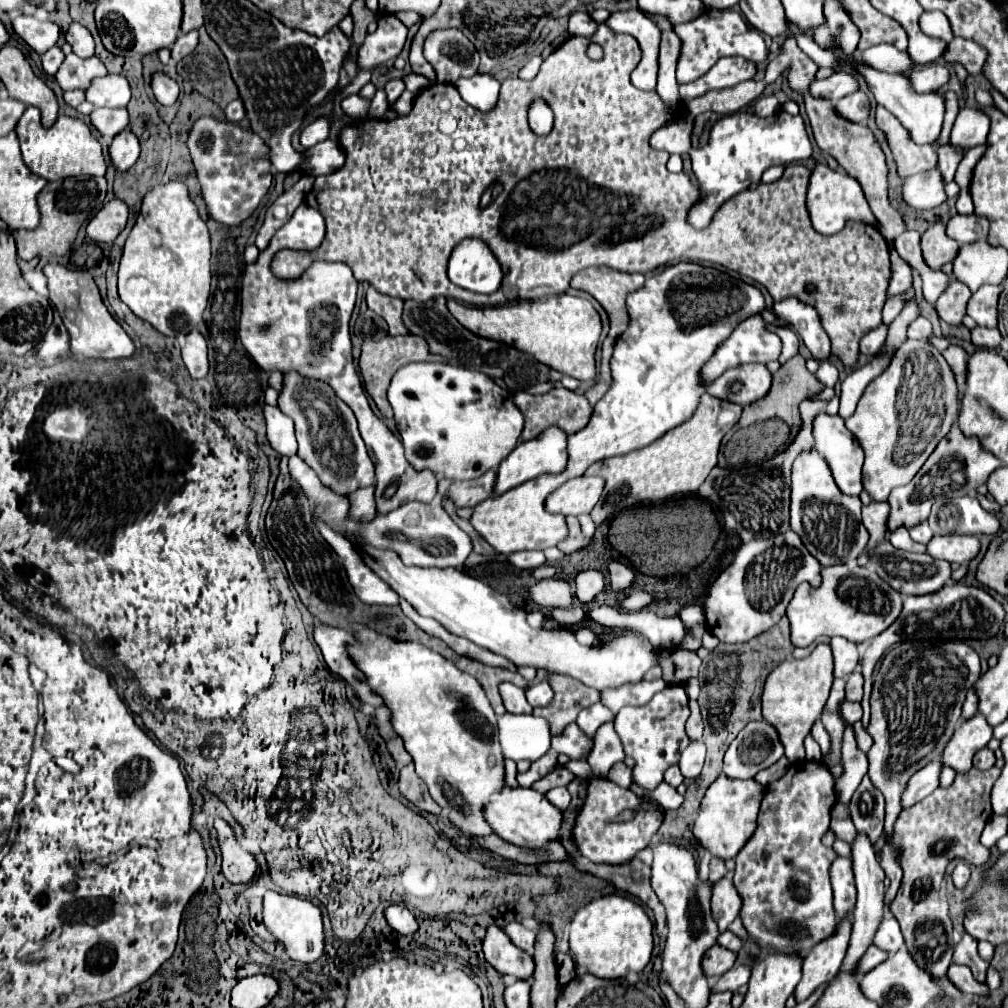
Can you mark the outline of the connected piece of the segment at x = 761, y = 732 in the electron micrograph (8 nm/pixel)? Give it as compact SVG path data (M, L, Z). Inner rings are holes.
M765 720L749 722L727 750L723 774L729 778L749 780L759 770L775 764L781 756L783 756L783 746L779 742L777 730L769 726Z

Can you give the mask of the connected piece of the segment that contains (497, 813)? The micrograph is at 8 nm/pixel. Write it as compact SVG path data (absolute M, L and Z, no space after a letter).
M505 788L503 792L495 794L485 808L485 818L499 838L525 848L545 848L547 844L555 842L563 824L563 812L553 806L545 794L533 788Z

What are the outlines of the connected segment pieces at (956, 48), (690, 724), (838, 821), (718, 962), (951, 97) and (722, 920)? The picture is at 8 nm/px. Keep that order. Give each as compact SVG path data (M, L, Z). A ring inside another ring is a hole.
M955 36L947 44L947 50L945 50L943 58L949 66L953 62L959 62L969 74L979 74L985 60L987 60L987 50L981 44L975 44L975 40Z
M691 700L689 706L691 706L691 716L689 716L689 720L687 720L687 734L691 736L691 740L701 740L703 720L701 720L699 704L697 704L697 700Z
M849 816L847 818L833 818L831 830L837 834L839 840L845 840L847 844L851 844L851 840L855 840L855 832L857 832Z
M719 944L707 950L703 958L703 972L707 978L719 978L723 972L727 972L737 960L737 952L731 952Z
M947 92L943 98L945 98L947 114L945 114L943 132L941 132L941 138L939 138L939 142L941 142L941 144L949 142L949 132L951 132L951 126L953 126L953 122L955 122L955 116L957 116L957 112L959 112L959 102L957 102L957 96L955 96L955 92Z
M723 878L715 882L711 906L713 906L713 918L719 924L719 932L725 932L727 926L739 916L739 910L741 910L741 896L735 890L733 880Z

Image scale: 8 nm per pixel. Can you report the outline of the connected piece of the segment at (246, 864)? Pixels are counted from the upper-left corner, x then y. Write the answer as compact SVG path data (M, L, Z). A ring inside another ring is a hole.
M217 818L213 828L217 830L217 844L223 858L223 868L221 868L223 876L233 884L251 882L259 868L257 860L237 844L235 834L225 820Z

